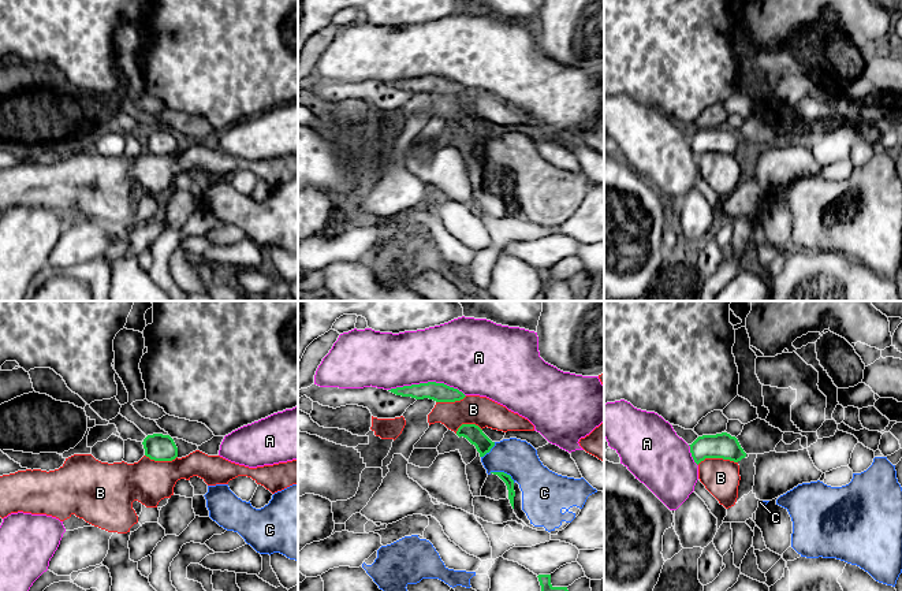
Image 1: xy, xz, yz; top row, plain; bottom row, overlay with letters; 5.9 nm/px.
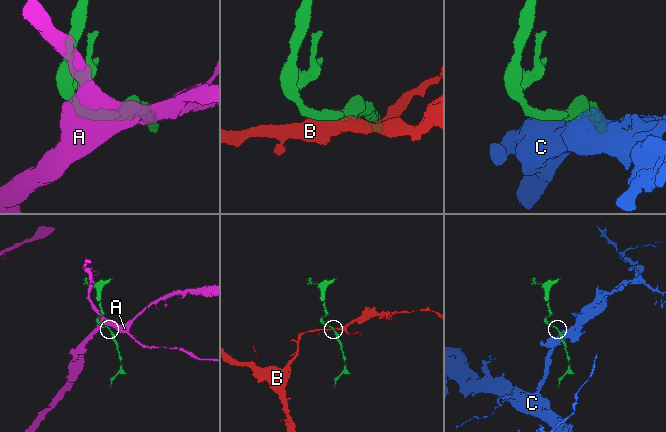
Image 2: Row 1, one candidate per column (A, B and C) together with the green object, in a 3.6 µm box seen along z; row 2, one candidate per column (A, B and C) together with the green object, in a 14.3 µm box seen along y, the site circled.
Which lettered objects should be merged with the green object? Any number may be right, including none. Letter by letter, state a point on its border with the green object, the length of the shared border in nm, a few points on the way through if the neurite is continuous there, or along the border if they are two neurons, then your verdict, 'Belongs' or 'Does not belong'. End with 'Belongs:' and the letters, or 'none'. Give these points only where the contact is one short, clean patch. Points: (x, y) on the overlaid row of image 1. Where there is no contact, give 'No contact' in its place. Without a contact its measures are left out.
A: Touches green at xz (427, 383). Shared border 460 nm. Does not belong
B: Touches green at yz (716, 457). Shared border 240 nm. Boundary: yz (737, 461), (704, 458), (697, 464). Does not belong
C: Touches green at xz (503, 472). Shared border 160 nm. Boundary: xz (489, 472), (506, 472), (514, 482). Does not belong
Belongs: none

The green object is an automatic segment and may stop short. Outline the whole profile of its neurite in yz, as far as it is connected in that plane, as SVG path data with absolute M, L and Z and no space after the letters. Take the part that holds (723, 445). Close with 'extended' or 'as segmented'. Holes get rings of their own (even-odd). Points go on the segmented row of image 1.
M727 432L698 436L689 446L697 465L705 458L723 458L738 462L746 457L738 439Z | as segmented

